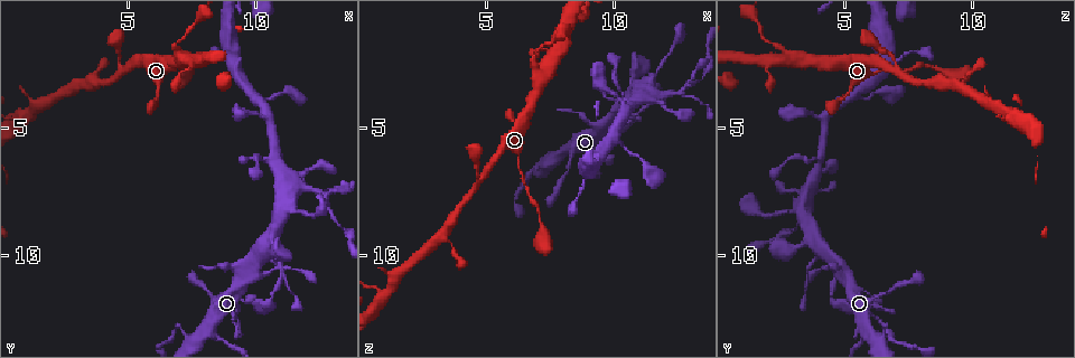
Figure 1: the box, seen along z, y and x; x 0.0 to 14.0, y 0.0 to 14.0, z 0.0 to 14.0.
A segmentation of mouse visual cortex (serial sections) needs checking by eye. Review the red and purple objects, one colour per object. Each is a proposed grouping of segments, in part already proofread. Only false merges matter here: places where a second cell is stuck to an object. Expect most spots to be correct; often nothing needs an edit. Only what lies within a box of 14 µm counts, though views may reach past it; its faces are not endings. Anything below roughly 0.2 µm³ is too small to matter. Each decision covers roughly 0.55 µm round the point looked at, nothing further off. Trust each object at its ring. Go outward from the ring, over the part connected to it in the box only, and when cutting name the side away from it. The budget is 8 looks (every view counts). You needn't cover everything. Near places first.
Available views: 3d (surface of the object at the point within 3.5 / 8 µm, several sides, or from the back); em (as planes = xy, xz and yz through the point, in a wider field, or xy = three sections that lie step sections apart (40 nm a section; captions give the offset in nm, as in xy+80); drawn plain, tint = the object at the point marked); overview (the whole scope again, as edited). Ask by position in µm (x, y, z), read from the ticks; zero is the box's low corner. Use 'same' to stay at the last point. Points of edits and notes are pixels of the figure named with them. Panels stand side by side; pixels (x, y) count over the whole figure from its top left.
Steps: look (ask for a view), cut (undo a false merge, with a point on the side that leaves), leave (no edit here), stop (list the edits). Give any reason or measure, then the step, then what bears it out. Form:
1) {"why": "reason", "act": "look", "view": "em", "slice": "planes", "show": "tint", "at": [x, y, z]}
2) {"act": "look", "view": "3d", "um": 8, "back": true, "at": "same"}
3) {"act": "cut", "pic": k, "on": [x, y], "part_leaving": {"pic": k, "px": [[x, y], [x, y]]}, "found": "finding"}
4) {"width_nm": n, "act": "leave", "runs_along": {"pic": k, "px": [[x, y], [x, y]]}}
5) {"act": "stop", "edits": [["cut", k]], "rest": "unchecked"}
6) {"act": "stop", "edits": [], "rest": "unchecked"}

{"why": "calibre changes", "act": "look", "view": "3d", "um": 8, "at": [6.2, 2.7, 6.6]}

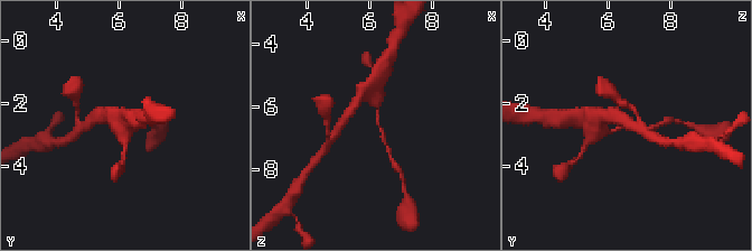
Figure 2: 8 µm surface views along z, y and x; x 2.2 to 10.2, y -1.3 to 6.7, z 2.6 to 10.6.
{"act": "look", "view": "3d", "um": 3.5, "at": [6.3, 2.8, 6.5]}

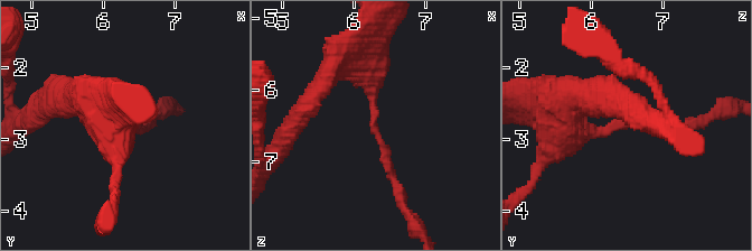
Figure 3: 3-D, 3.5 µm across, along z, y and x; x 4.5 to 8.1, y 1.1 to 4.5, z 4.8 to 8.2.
{"act": "leave", "runs_along": {"pic": 3, "px": [[363, 54], [373, 131], [397, 191]]}, "found": "one cell here"}

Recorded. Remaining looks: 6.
{"why": "three arms meet", "act": "look", "view": "3d", "um": 3.5, "at": [6.9, 2.0, 2.8]}

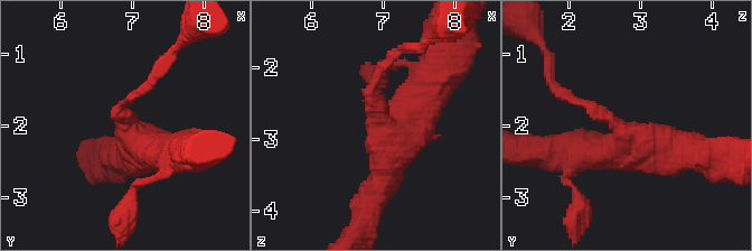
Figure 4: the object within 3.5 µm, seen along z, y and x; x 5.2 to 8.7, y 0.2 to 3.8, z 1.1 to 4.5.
{"why": "need the tissue", "act": "look", "view": "em", "slice": "xy", "step": 2, "show": "tint", "at": [6.90, 2.10, 2.75]}

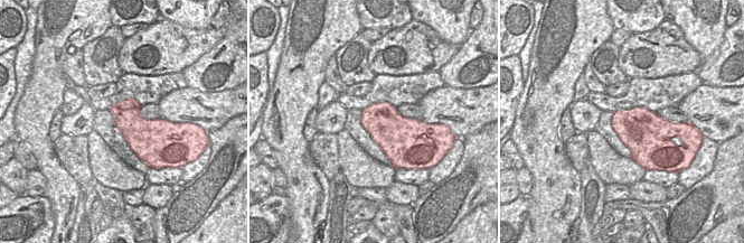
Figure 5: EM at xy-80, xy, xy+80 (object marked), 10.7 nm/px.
{"arms": 3, "act": "leave", "runs_along": {"pic": 4, "px": [[375, 195], [388, 129], [436, 75]]}, "found": "continuous, no second cell"}

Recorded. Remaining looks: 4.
{"why": "branch point", "act": "look", "view": "3d", "um": 3.5, "back": true, "at": [1.0, 4.5, 11.7]}

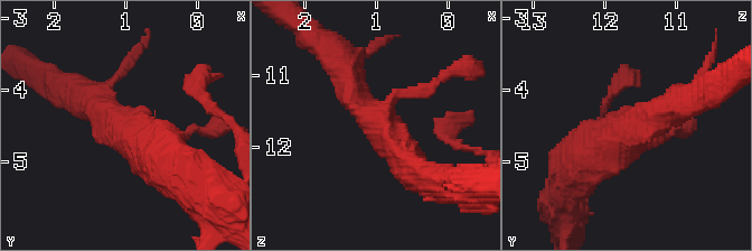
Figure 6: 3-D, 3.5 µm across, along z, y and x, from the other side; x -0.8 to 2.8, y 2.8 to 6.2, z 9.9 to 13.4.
{"arms": 3, "arm_widths_nm": [150, 450, 500], "act": "look", "view": "em", "slice": "planes", "show": "tint", "at": [1.00, 4.50, 11.60]}

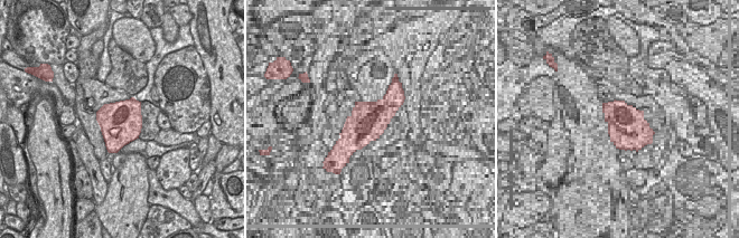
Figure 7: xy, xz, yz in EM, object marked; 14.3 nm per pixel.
{"act": "leave", "runs_along": {"pic": 6, "px": [[339, 62], [356, 102], [411, 168]]}, "found": "one cell here"}

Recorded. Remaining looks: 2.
{"act": "stop", "edits": [], "rest": "unchecked"}

